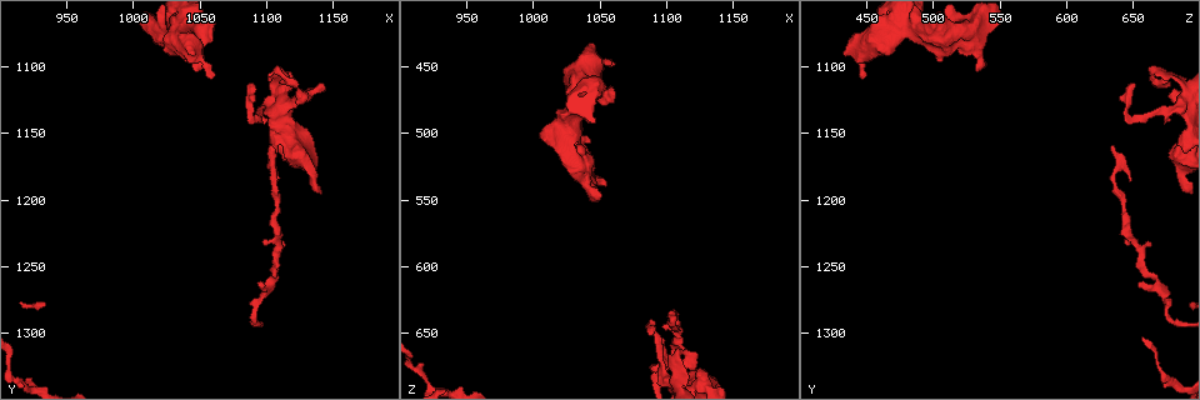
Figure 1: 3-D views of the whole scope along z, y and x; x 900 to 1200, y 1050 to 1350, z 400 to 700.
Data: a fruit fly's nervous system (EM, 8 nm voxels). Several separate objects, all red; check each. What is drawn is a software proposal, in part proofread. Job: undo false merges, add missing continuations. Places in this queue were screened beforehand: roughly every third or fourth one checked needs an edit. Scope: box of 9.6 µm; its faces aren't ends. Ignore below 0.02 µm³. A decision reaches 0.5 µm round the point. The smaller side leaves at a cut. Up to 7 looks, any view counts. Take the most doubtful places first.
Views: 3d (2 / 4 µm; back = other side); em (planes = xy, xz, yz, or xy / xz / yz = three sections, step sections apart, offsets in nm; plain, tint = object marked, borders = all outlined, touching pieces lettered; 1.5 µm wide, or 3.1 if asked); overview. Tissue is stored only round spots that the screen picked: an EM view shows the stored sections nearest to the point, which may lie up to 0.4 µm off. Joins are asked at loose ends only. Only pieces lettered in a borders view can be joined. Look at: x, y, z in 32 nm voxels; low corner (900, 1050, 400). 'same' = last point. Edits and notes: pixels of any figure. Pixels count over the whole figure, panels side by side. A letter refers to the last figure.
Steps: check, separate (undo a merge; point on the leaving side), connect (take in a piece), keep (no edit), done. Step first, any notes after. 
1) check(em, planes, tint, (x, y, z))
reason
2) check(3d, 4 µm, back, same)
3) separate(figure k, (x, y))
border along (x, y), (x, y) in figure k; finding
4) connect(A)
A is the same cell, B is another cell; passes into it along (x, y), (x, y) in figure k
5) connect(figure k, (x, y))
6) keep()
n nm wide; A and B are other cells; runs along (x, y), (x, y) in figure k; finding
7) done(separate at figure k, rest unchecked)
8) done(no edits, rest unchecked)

check(em, planes, borders, (1044, 1094, 506))
free end

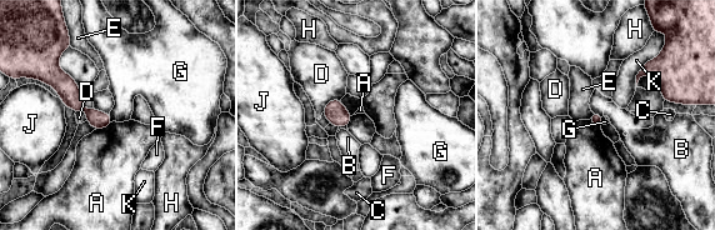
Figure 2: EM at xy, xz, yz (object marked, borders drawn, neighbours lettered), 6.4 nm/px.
keep()
A, B, C, D, E, F, G, H, J and K are other cells; runs along (59, 71), (70, 95), (103, 125) in figure 2; no lettered piece goes on from it

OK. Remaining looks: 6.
check(em, planes, borders, (1096, 1230, 644))
branch stops here

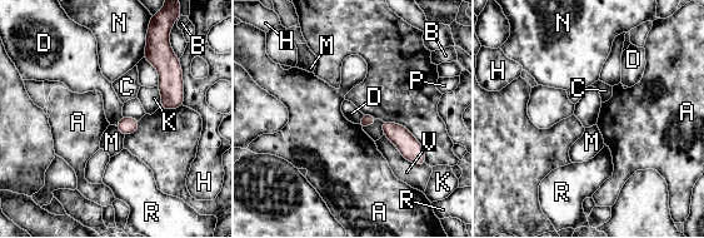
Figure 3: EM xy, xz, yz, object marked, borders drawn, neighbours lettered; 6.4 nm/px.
keep()
A, B, C, D, H, K, M, N, P, R and V are other cells; border along (363, 114), (357, 123) in figure 3; no lettered piece goes on from it

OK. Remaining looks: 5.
check(3d, 4 µm, (1044, 1090, 436))
free end

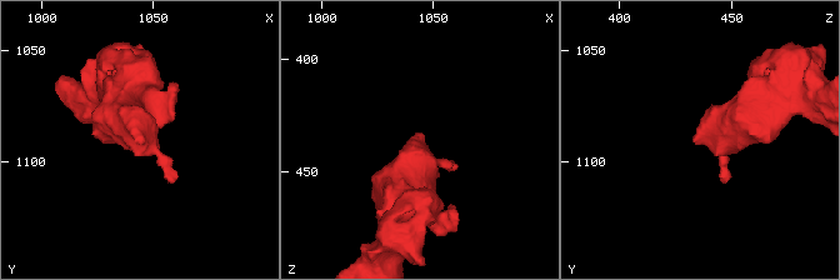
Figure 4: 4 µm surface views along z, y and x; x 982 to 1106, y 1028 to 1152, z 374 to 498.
check(em, xy, step 4, borders, (1044, 1092, 434))

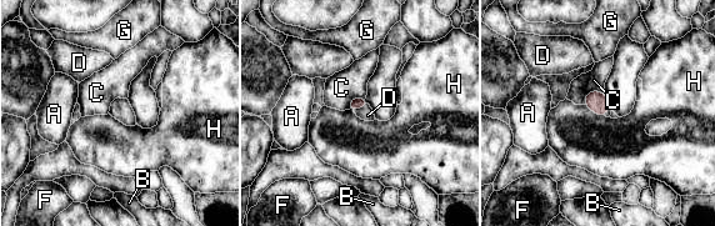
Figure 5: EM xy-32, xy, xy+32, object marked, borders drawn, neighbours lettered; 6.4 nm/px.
connect(D)
D is the same cell, A, B, C, F, G and H are other cells; it goes on there

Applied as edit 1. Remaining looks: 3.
done(connect at figure 5, rest unchecked)

